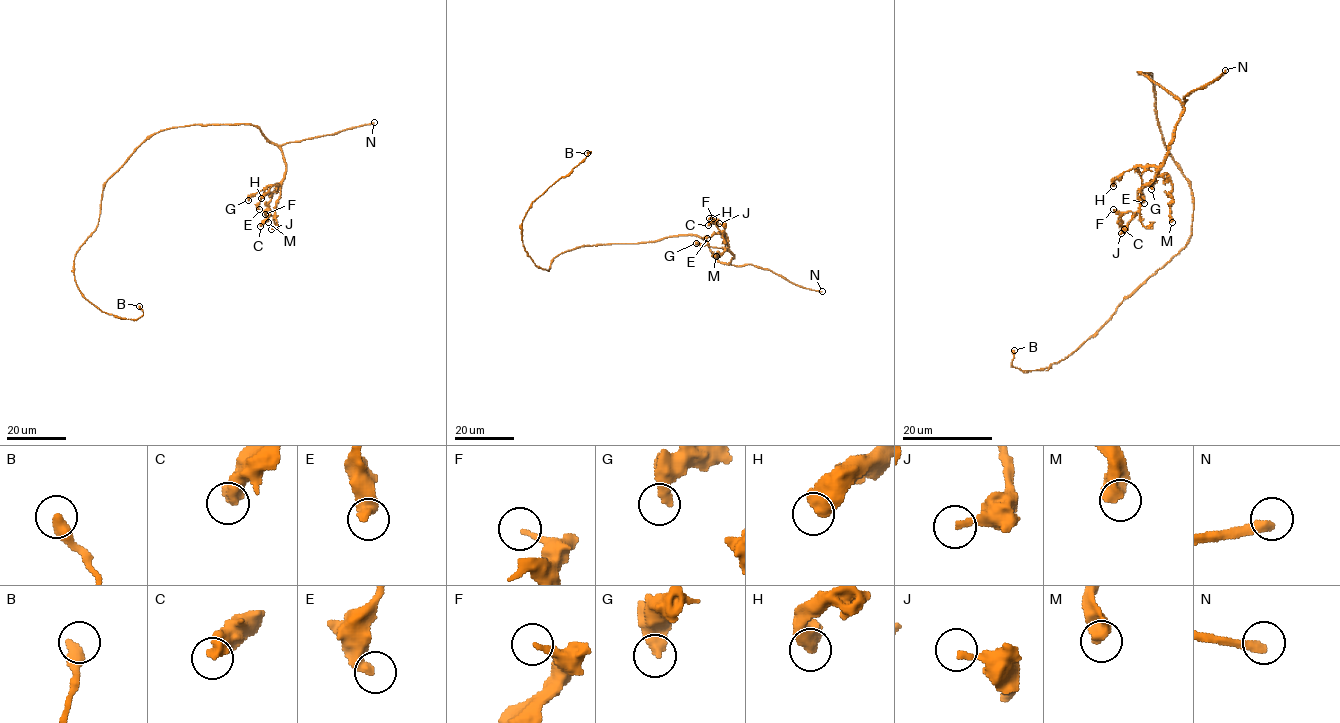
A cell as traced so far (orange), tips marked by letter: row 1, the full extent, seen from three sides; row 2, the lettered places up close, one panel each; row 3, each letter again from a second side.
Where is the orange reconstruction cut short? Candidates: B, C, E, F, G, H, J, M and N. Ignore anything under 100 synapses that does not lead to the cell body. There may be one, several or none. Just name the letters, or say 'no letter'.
N

